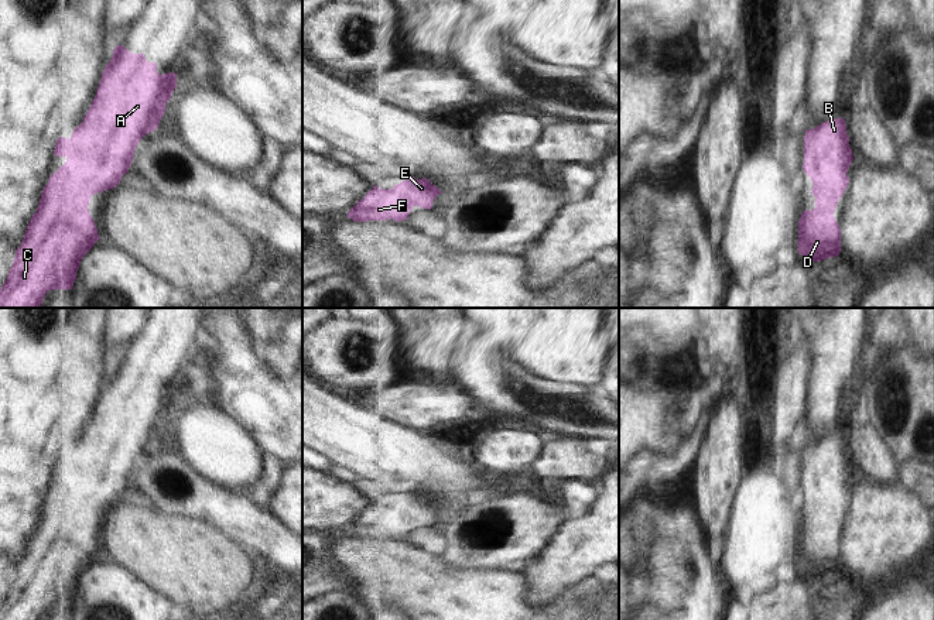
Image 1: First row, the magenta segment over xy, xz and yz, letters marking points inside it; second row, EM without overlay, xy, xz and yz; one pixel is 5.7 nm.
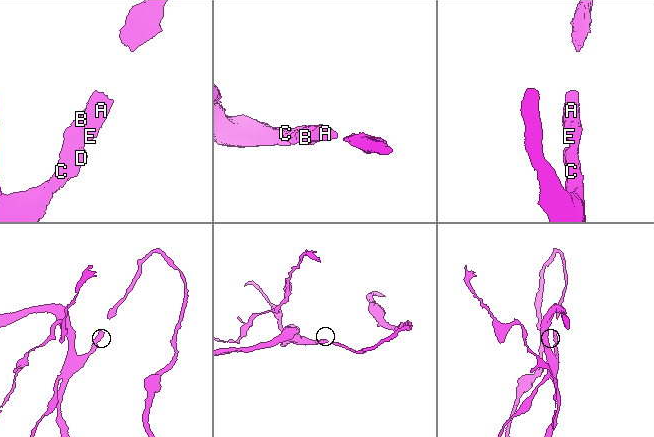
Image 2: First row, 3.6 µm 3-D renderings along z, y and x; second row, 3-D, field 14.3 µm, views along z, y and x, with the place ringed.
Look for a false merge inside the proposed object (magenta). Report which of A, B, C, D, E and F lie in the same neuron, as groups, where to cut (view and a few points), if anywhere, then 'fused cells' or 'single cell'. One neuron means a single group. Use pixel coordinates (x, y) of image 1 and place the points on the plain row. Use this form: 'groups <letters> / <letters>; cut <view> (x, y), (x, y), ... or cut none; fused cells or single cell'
groups A B C D E F; cut none; single cell

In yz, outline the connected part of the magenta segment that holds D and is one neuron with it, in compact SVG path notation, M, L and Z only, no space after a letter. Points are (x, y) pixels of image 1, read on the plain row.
M844 434L829 435L825 439L805 446L804 452L804 489L812 497L811 510L815 513L815 525L804 527L798 538L798 571L810 578L822 578L835 573L841 568L841 545L834 534L837 520L845 506L849 494L846 491L852 479L852 466L846 451Z

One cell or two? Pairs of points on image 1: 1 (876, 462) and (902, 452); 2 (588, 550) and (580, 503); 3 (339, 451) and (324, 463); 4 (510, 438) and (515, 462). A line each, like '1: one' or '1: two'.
1: two
2: two
3: two
4: one

